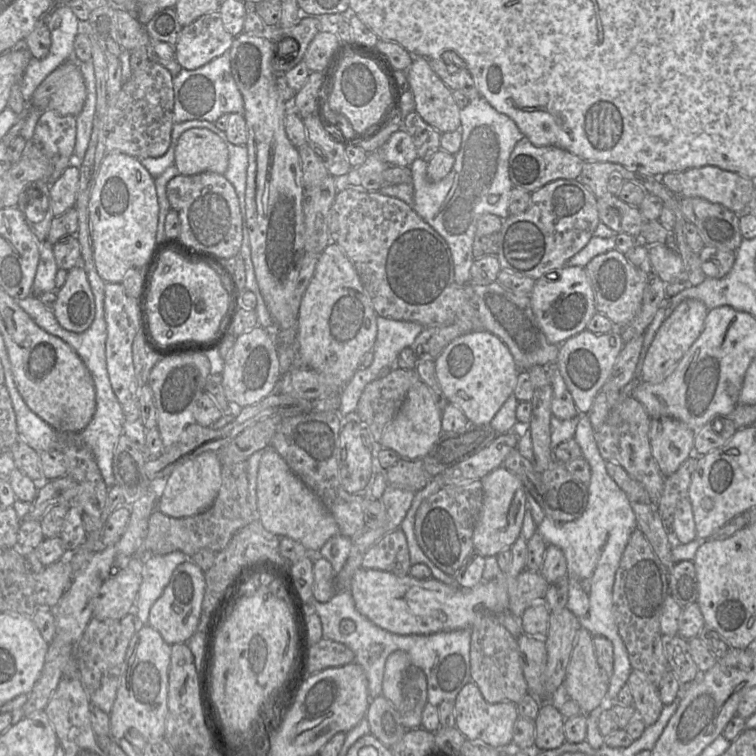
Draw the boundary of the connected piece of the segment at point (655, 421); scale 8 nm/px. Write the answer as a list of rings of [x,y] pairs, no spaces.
[[[669,416],[652,417],[649,439],[652,455],[664,477],[675,473],[694,453],[695,432],[684,422]]]

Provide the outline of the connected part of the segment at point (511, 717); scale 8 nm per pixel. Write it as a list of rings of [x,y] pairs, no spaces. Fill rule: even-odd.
[[[473,682],[467,683],[454,700],[455,727],[466,740],[482,742],[494,748],[511,748],[513,728],[519,718],[517,704],[501,702],[490,704],[485,701]]]

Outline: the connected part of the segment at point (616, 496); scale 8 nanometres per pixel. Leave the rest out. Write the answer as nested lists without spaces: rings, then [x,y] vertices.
[[[588,413],[580,414],[574,439],[581,448],[583,458],[588,461],[591,467],[586,509],[581,517],[566,523],[557,523],[545,516],[541,524],[537,526],[537,532],[540,533],[547,545],[559,547],[566,557],[567,608],[592,636],[604,636],[612,642],[614,665],[606,700],[614,702],[621,688],[627,683],[633,669],[615,620],[613,587],[623,552],[631,534],[638,526],[631,501],[607,472],[606,460],[598,449]]]

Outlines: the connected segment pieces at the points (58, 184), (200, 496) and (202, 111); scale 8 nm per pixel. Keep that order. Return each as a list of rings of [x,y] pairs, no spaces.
[[[73,162],[66,167],[55,182],[50,182],[49,192],[52,200],[52,213],[55,216],[75,207],[78,184],[79,166],[81,162]]]
[[[203,452],[177,466],[165,482],[157,487],[157,510],[172,518],[185,518],[202,514],[214,503],[221,487],[222,464],[217,452]]]
[[[229,51],[195,70],[181,69],[173,77],[173,87],[174,123],[189,120],[206,120],[215,123],[224,114],[244,115],[244,99],[232,75]]]

